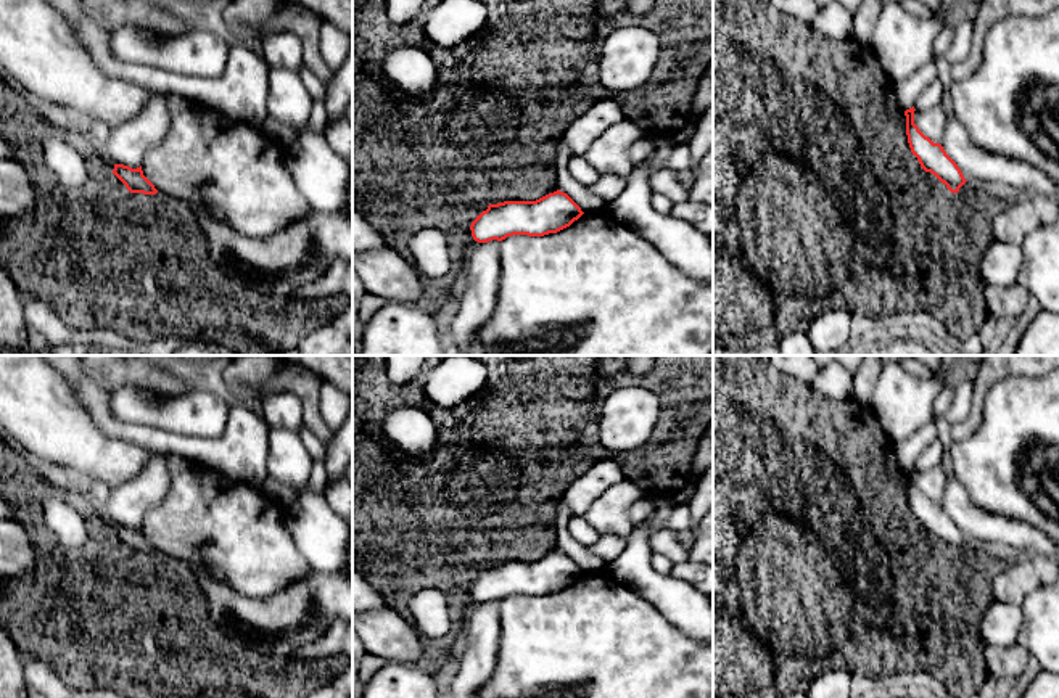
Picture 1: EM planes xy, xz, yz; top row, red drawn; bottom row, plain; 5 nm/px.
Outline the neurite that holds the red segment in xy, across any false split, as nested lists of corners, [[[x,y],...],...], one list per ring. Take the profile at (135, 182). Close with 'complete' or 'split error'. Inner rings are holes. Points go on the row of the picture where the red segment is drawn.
[[[114,164],[113,174],[126,185],[130,193],[156,195],[155,185],[143,175],[142,166],[132,169],[124,164]]]; complete

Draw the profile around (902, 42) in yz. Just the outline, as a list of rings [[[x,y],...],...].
[[[890,2],[879,14],[869,45],[885,74],[900,80],[932,61],[933,40],[942,27],[938,19],[919,19],[901,3]]]

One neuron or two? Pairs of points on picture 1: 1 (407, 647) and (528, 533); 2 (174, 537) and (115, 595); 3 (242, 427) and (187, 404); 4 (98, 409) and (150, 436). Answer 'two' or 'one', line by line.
1: two
2: two
3: two
4: one

